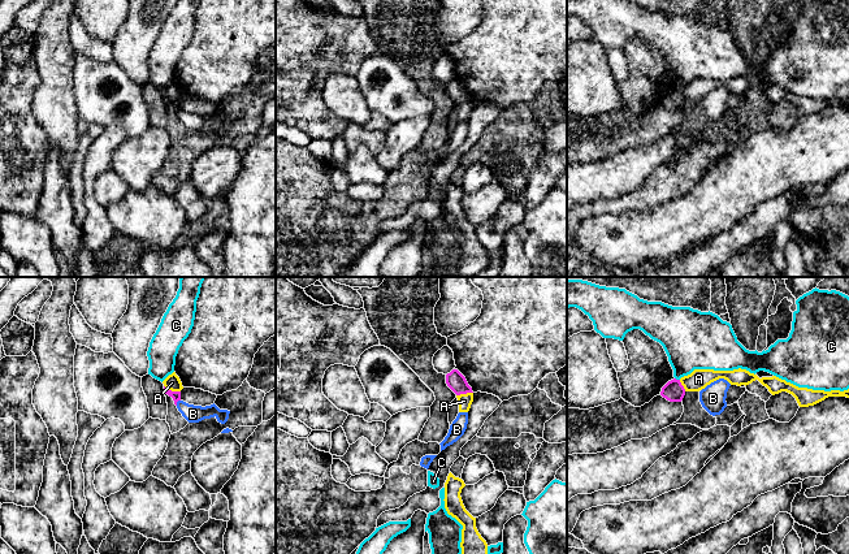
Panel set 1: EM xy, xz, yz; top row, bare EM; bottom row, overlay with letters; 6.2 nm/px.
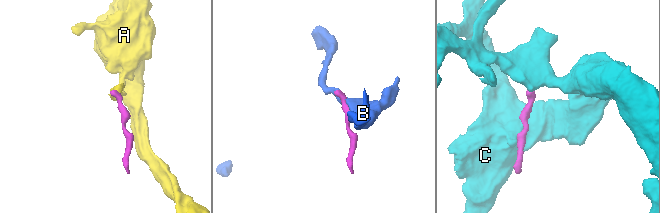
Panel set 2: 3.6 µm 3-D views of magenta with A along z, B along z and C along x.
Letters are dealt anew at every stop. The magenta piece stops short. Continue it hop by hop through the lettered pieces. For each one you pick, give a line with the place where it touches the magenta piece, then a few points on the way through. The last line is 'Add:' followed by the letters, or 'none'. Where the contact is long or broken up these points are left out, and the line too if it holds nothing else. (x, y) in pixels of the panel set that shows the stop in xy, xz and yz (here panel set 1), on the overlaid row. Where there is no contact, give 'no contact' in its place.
Add: none

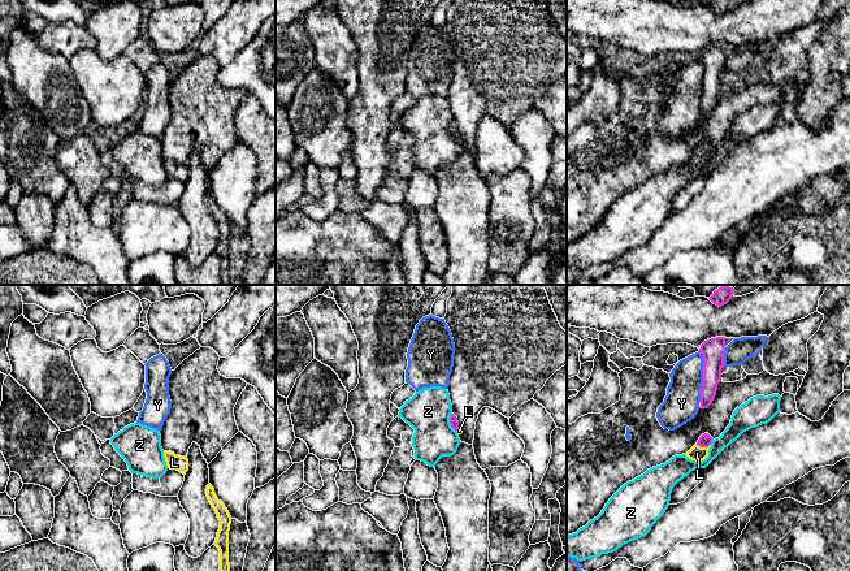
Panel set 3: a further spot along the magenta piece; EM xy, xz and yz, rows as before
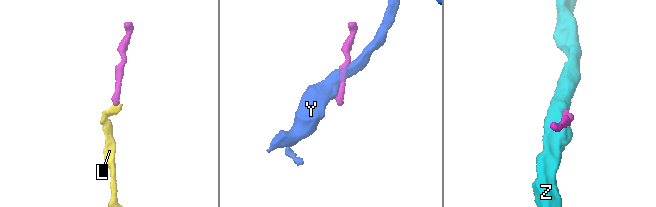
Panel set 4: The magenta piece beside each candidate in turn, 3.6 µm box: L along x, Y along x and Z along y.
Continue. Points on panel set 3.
L: contact yz (703, 446); way yz (705, 440), (703, 446), (697, 453)
Add: L

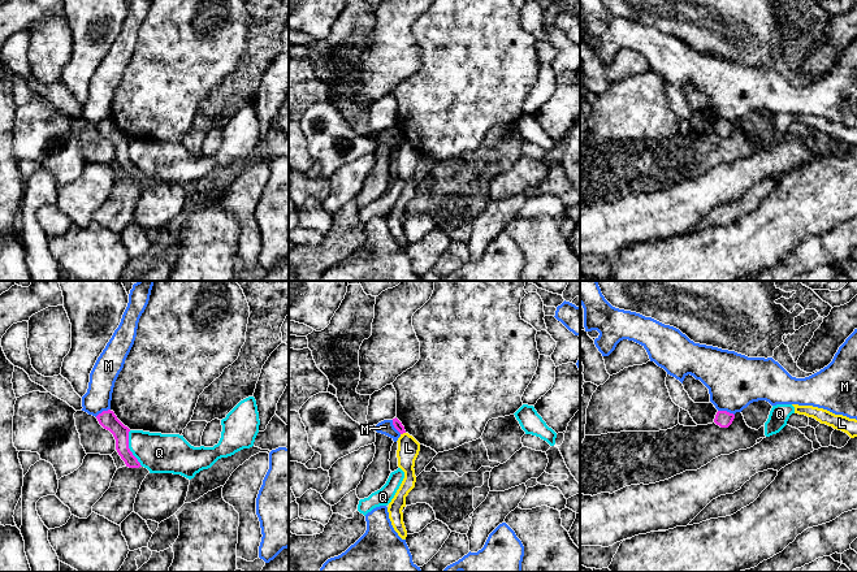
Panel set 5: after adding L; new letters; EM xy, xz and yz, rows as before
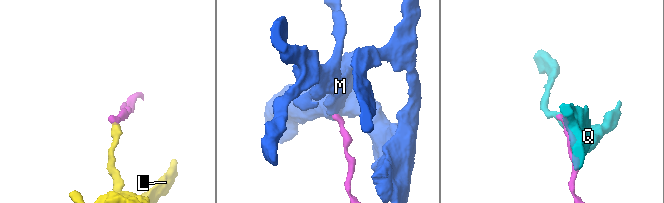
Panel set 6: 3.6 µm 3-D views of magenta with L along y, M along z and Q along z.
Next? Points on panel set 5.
Add: none

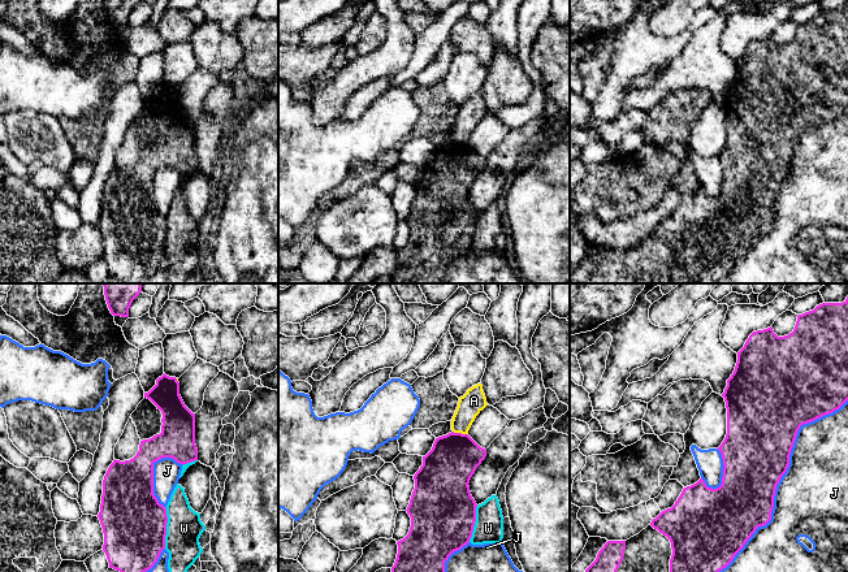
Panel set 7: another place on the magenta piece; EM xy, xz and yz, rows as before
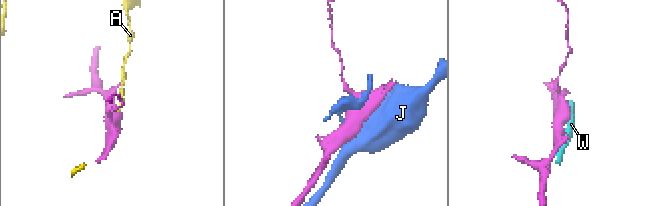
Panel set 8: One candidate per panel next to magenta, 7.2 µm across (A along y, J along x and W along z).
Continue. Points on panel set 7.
Add: none

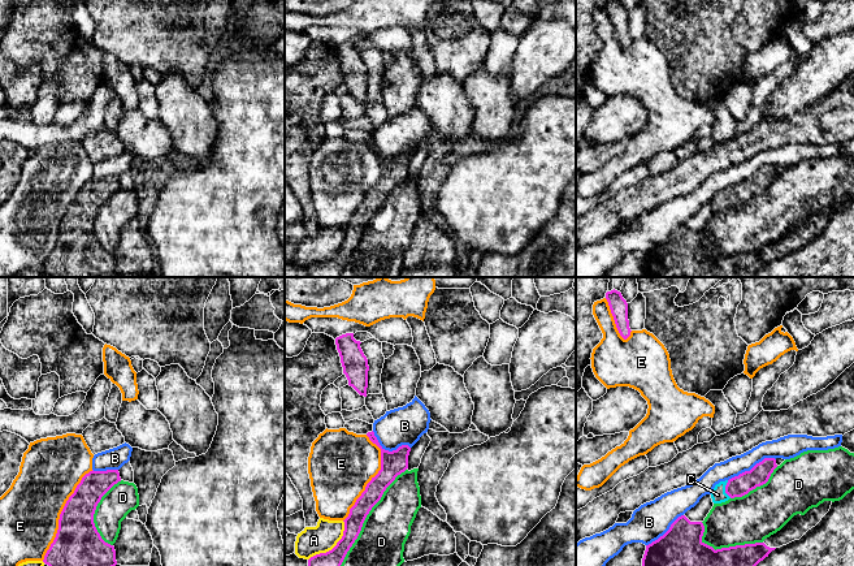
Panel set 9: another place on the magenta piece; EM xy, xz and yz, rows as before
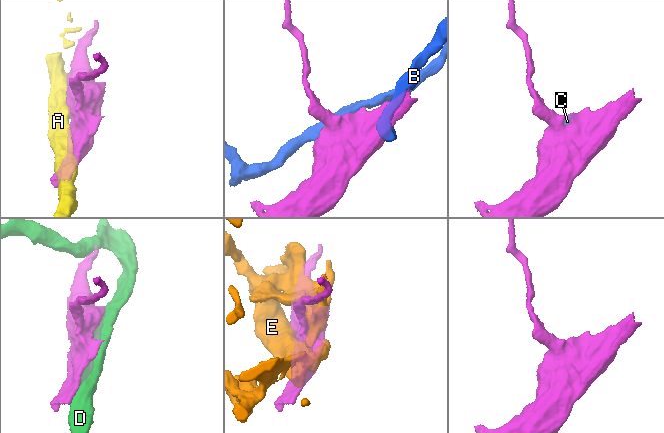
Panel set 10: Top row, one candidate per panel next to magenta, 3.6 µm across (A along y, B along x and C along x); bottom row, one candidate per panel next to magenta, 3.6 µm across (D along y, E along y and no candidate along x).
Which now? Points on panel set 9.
C: contact yz (725, 489); way yz (738, 485), (725, 489), (718, 495)
Add: C

